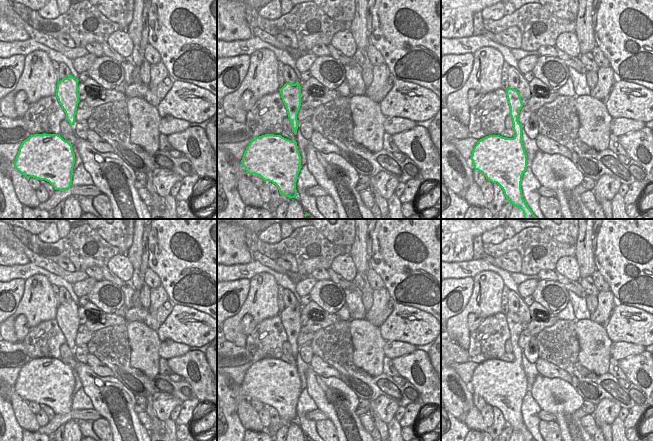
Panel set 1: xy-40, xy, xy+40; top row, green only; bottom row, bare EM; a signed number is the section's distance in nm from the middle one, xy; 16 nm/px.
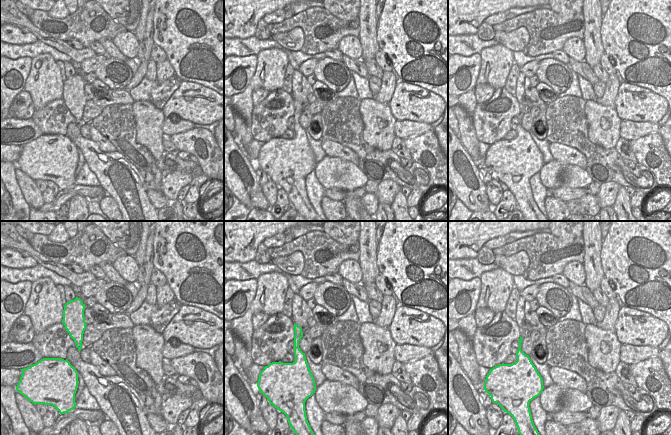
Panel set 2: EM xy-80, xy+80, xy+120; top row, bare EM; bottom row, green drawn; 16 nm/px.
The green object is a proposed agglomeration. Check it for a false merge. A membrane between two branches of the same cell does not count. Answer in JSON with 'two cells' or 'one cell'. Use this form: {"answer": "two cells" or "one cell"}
{"answer": "one cell"}

